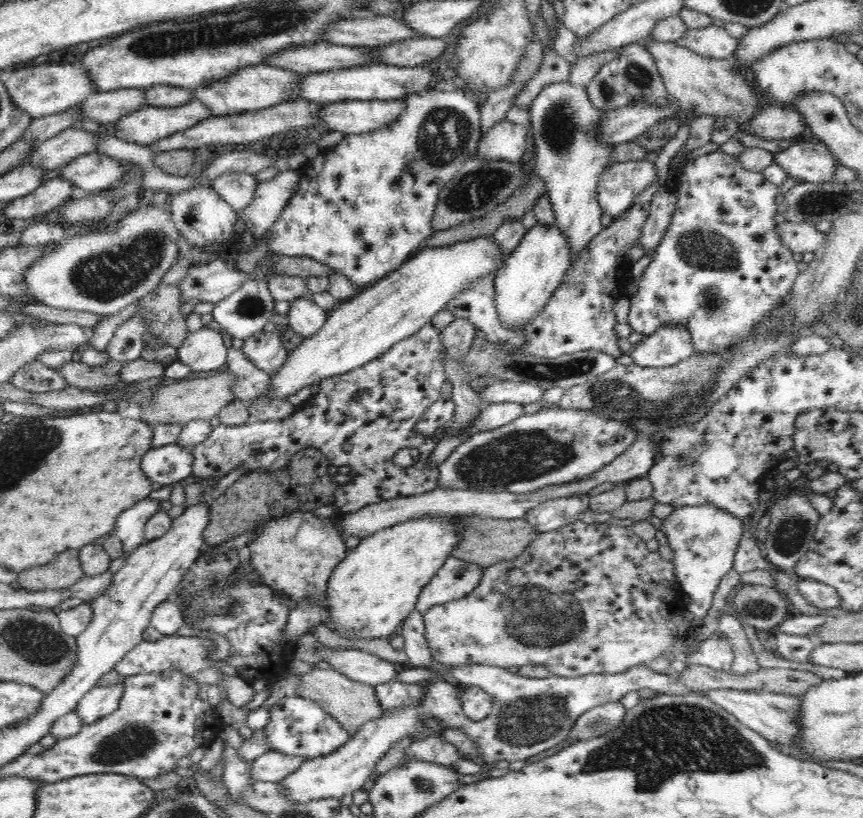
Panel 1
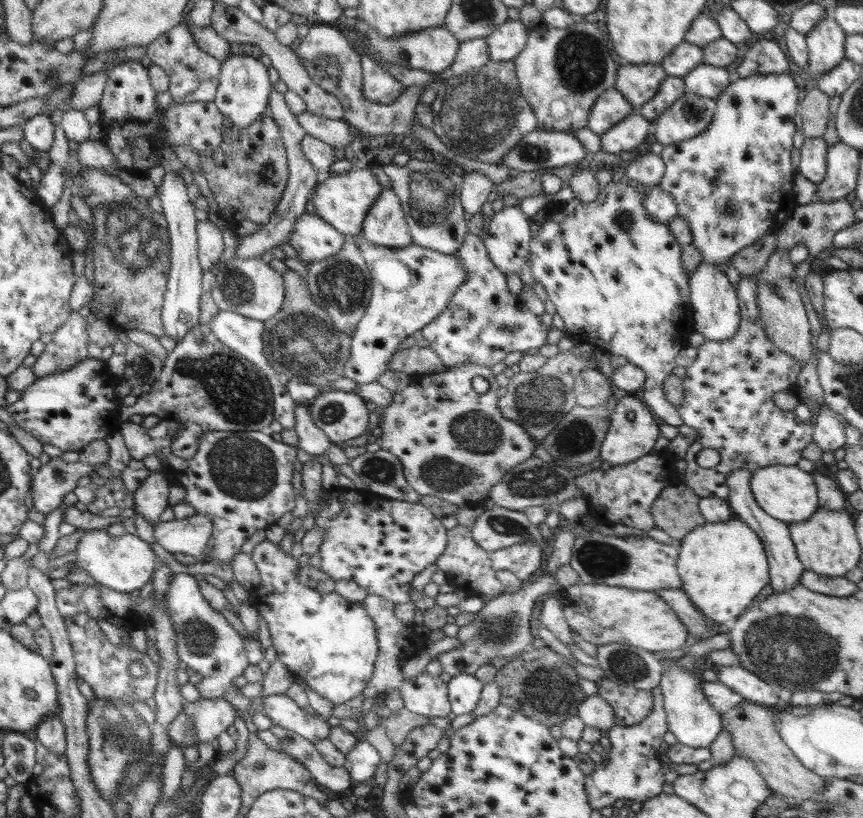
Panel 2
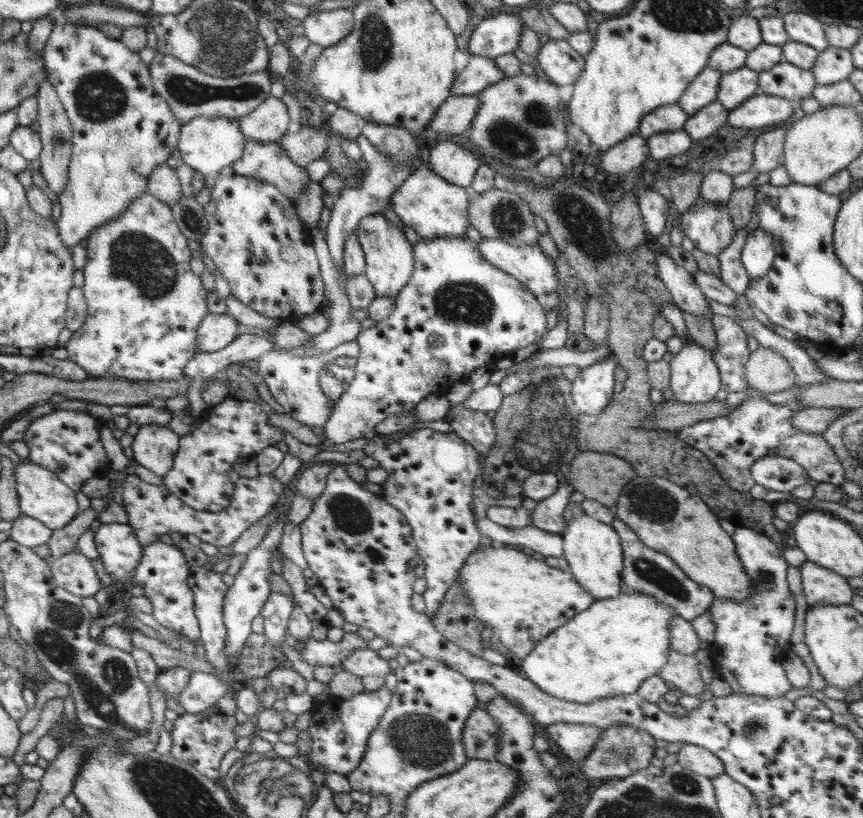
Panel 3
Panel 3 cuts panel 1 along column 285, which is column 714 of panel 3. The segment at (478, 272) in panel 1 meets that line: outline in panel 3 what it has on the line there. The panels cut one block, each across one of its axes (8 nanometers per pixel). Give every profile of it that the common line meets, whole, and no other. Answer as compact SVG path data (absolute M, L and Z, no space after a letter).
M684 344L669 363L673 400L682 404L713 401L721 389L721 378L712 354L700 344Z

